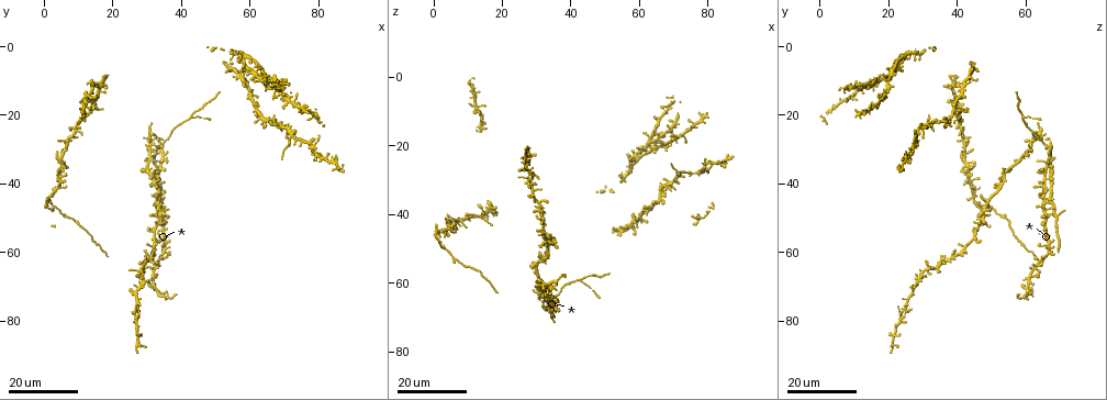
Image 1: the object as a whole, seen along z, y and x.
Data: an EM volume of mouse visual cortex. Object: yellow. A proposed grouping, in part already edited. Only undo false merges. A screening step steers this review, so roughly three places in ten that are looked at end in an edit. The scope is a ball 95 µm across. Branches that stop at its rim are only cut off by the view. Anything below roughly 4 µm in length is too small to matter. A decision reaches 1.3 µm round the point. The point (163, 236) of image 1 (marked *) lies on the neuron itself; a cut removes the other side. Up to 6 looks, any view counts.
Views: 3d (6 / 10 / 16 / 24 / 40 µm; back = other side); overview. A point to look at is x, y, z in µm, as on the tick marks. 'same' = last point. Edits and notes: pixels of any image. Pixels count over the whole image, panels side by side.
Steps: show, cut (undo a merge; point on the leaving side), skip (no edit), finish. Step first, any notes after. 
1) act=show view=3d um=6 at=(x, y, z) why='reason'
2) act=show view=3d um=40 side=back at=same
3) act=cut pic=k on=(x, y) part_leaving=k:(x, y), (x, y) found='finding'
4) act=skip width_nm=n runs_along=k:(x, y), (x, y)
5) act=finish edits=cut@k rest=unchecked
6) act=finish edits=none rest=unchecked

act=show view=3d um=16 at=(32.5, 63.5, 63.5) why='three-way junction'

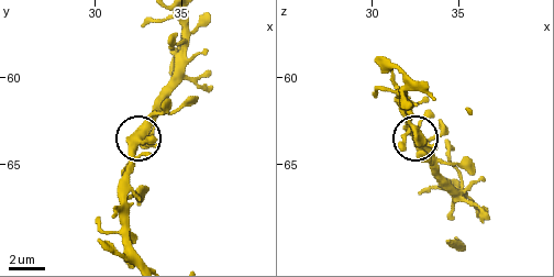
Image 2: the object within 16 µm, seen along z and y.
act=show view=3d um=6 at=(32.0, 63.5, 63.0) why='zoom in'

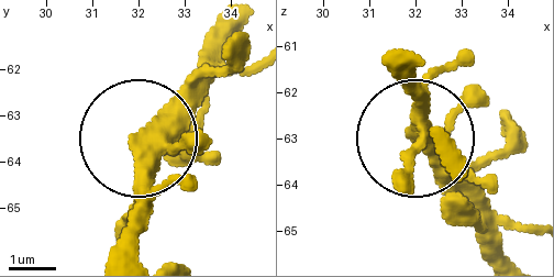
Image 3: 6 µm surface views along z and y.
act=skip runs_along=3:(233, 19), (142, 137), (139, 240) found='one neuron here'

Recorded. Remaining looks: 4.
act=show view=3d um=16 at=(42.5, 21.0, 59.0) why='side arm on a straight run'

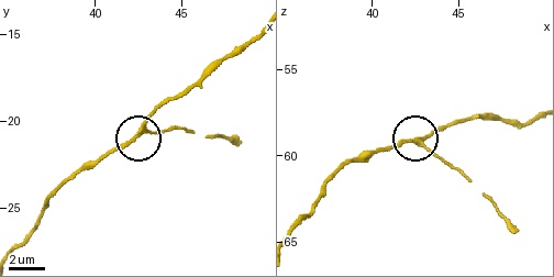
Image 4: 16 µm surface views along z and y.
act=show view=3d um=6 at=(42.7, 20.3, 59.3)

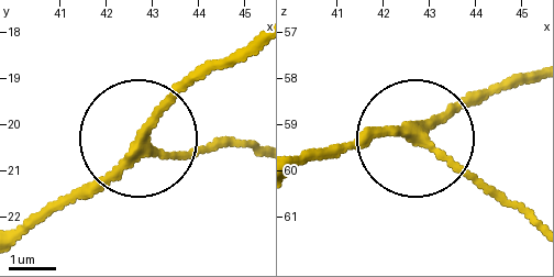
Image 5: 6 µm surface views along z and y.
act=show view=3d um=6 side=back at=(42.90, 20.30, 59.20)

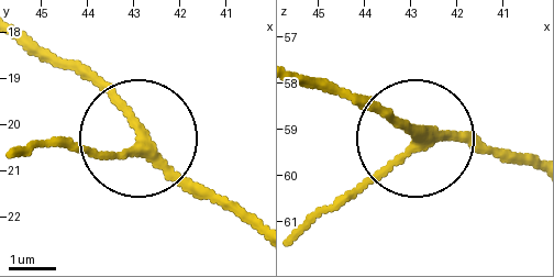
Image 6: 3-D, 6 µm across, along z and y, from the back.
act=skip width_nm=200 runs_along=6:(251, 229), (145, 146), (98, 158), (19, 146) found='one neuron here'

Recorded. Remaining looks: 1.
act=finish edits=none rest=unchecked

